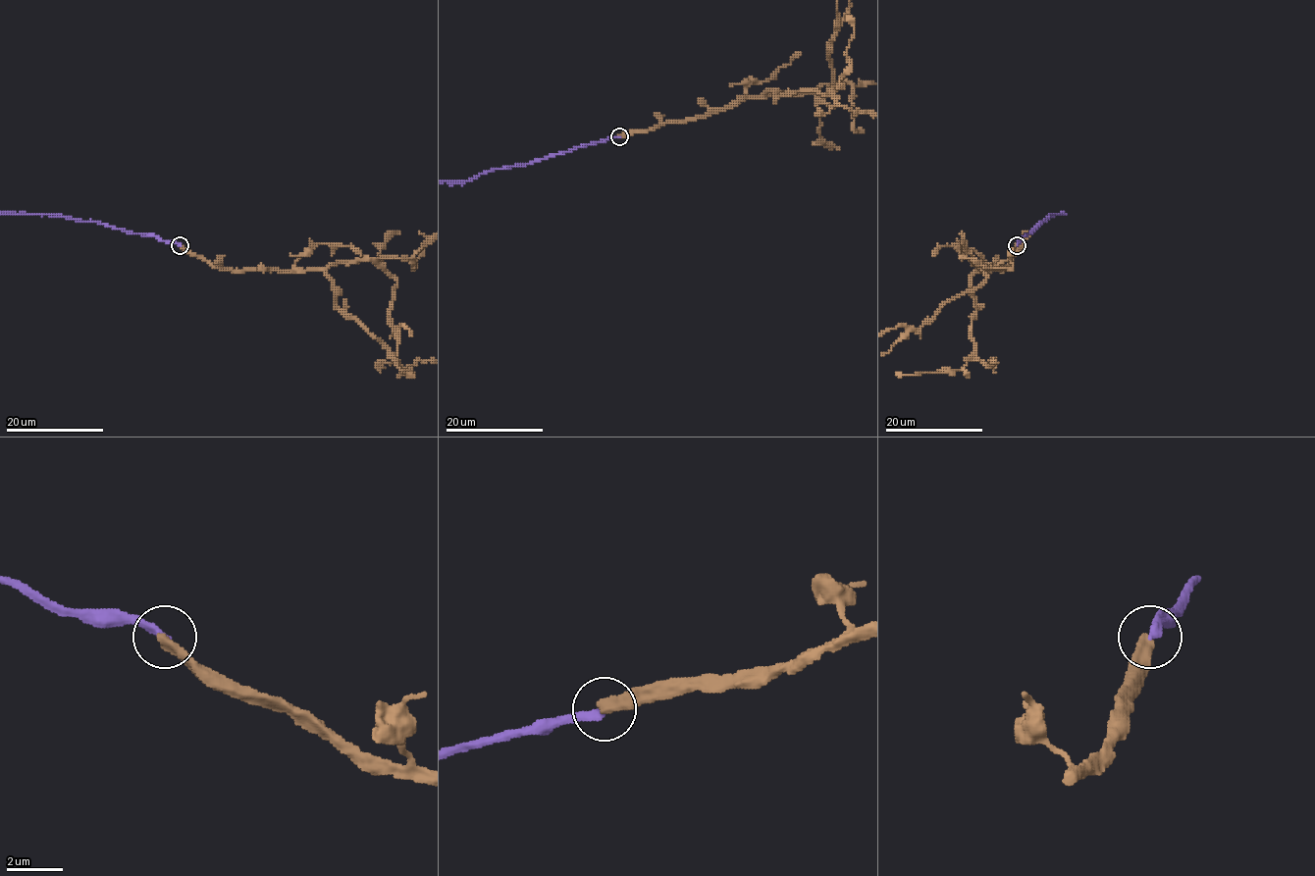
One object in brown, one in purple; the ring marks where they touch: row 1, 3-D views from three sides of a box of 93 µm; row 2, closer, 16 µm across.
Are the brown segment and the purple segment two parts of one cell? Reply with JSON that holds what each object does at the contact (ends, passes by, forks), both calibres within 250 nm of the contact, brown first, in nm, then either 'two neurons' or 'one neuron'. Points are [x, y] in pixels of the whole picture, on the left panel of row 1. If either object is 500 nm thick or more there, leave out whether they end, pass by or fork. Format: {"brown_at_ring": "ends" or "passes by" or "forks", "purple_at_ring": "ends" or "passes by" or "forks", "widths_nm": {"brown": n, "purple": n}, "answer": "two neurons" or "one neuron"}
{"brown_at_ring": "ends", "purple_at_ring": "ends", "widths_nm": {"brown": 400, "purple": 260}, "answer": "two neurons"}

